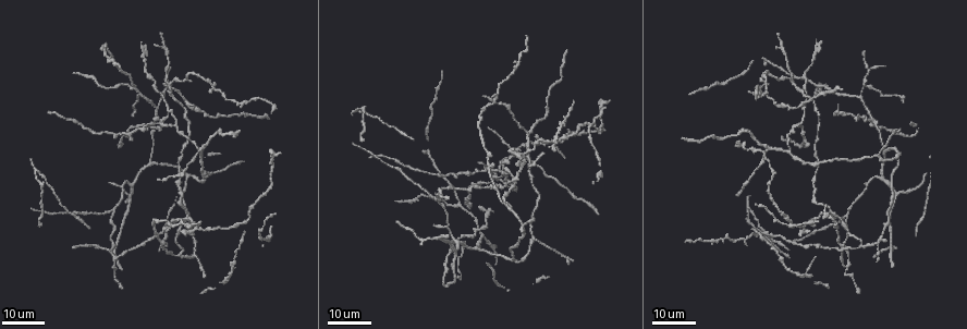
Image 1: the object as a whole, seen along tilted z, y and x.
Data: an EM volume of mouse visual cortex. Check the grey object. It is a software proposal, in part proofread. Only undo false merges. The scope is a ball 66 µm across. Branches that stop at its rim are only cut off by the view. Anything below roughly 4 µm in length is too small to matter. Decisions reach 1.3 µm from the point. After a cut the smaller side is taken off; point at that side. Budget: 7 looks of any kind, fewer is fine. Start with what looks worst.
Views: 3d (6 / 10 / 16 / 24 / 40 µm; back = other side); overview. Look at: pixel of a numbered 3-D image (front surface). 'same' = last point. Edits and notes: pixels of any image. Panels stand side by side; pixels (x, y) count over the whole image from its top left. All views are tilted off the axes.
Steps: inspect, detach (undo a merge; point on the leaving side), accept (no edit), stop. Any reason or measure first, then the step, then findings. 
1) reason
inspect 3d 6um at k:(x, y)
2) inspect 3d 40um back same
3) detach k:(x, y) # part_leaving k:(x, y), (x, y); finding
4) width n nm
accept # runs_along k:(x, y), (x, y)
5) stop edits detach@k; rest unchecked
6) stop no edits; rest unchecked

two arms in line, one across
inspect 3d 24um at 1:(845, 269)

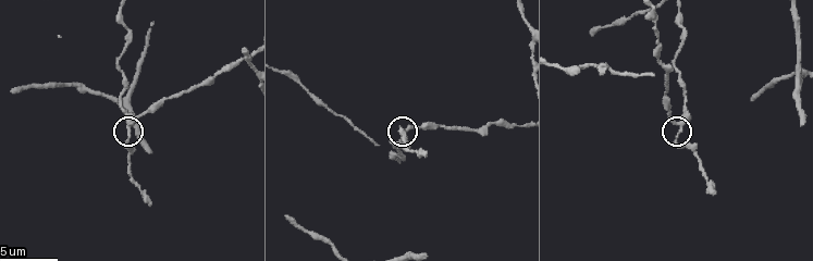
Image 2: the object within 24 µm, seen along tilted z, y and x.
inspect 3d 6um at 2:(682, 130)

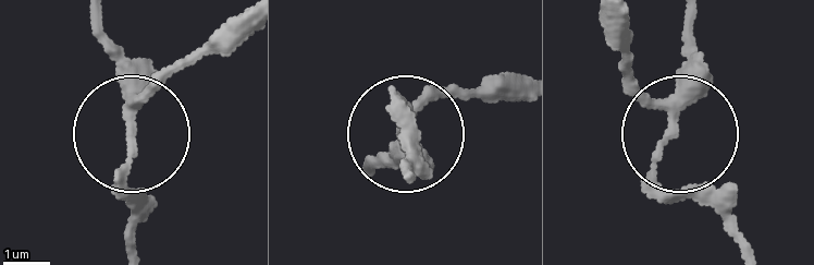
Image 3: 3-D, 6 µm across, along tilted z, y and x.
accept # runs_along 3:(237, 15), (135, 115), (120, 193), (127, 208); all the same neuron

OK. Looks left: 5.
four-way junction
inspect 3d 24um at 1:(194, 254)

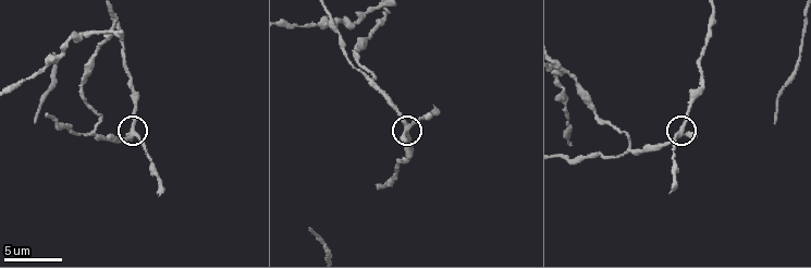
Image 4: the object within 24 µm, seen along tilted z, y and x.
zoom in
inspect 3d 10um at 4:(134, 133)

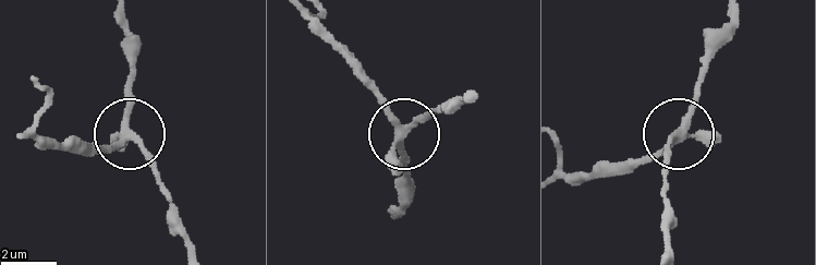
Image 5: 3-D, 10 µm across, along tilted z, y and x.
accept # runs_along 5:(122, 118), (170, 193); all the same neuron

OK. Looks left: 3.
three-way junction
inspect 3d 24um at 1:(529, 135)

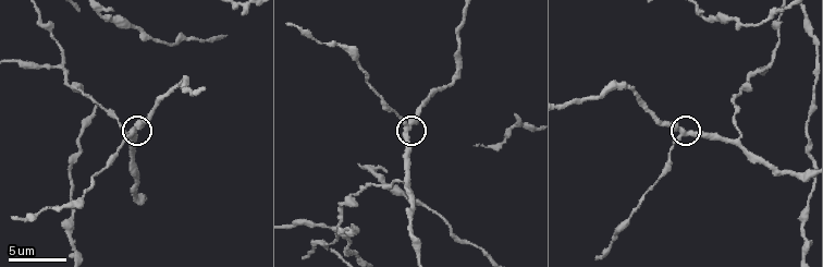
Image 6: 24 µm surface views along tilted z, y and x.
inspect 3d 10um at 6:(134, 128)

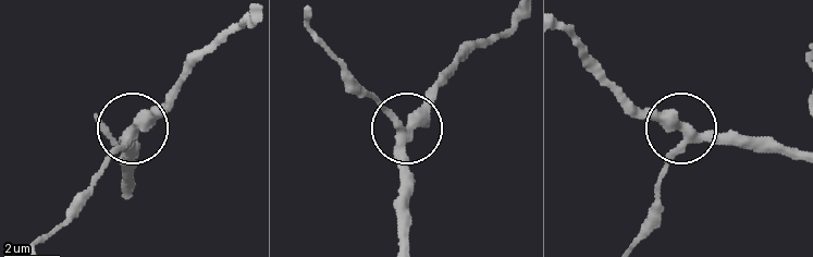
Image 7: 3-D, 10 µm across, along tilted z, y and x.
side_arm 18 um
accept # runs_along 7:(403, 247), (407, 129), (370, 95); continuous, no second neuron

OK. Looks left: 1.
four-way junction
inspect 3d 6um at 4:(381, 11)

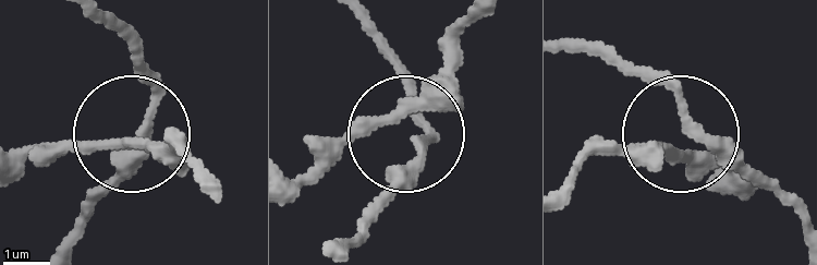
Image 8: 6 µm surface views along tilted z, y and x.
width 210 nm
accept # runs_along 8:(797, 220), (693, 136), (669, 93), (614, 51); continuous, no second neuron

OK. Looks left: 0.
stop no edits; rest unchecked

